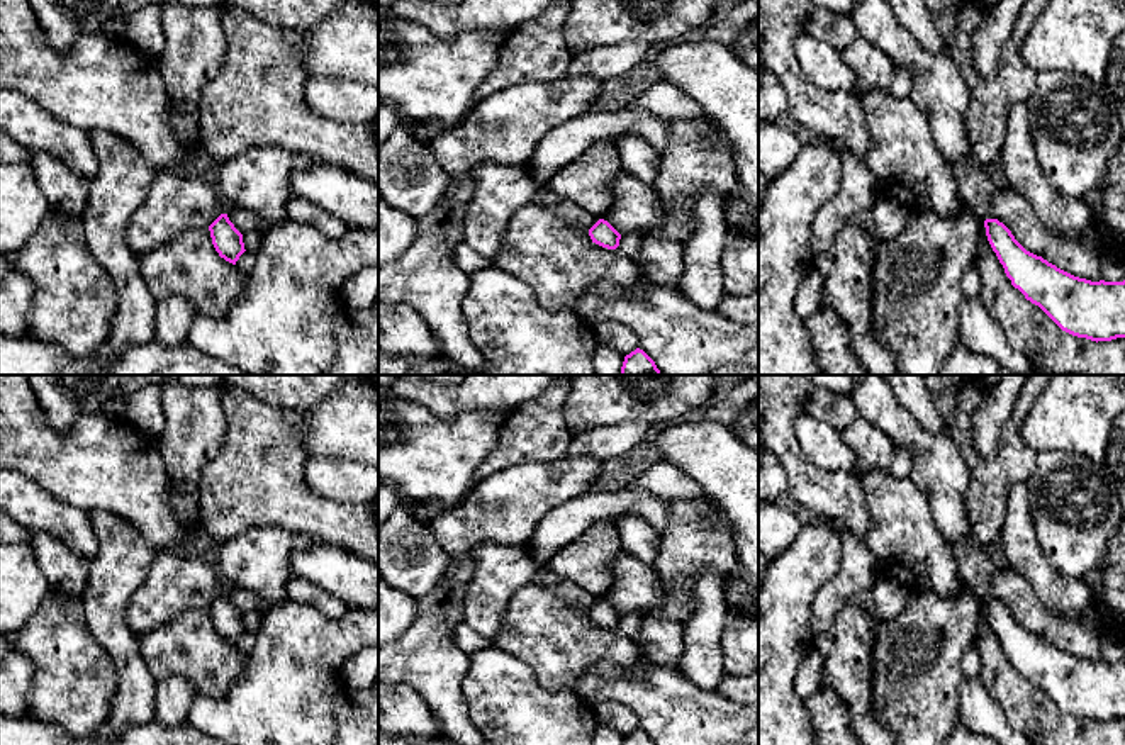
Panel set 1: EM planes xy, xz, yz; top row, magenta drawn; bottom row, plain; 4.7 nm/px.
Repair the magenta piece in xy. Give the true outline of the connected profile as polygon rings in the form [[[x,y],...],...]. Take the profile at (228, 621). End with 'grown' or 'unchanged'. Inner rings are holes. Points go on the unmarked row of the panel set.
[[[221,594],[210,606],[210,618],[215,631],[226,641],[236,645],[239,636],[246,631],[243,614],[229,601],[227,594]]]; unchanged

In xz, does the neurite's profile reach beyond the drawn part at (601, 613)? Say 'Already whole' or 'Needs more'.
Already whole

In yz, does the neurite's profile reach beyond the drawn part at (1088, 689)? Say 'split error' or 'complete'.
complete

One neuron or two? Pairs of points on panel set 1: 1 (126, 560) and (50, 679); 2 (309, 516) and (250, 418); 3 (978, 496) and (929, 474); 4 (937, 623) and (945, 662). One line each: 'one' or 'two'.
1: two
2: one
3: two
4: one

